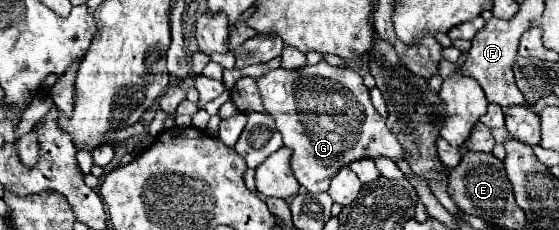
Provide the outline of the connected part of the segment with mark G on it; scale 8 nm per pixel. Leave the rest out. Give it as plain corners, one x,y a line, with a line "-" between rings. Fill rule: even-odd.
326,61
288,71
278,67
258,77
256,83
264,109
274,115
284,145
292,149
292,173
306,191
326,191
332,177
358,159
404,159
396,135
386,127
386,117
376,113
362,77
352,67
334,67

